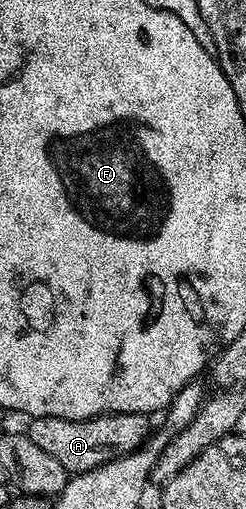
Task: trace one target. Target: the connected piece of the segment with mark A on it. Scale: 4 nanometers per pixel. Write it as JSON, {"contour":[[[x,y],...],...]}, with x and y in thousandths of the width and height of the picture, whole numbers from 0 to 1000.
{"contour":[[[431,811],[366,823],[260,823],[256,819],[159,819],[114,825],[110,849],[163,882],[256,914],[297,933],[435,914],[504,894],[528,894],[610,861],[610,817],[565,811]]]}

